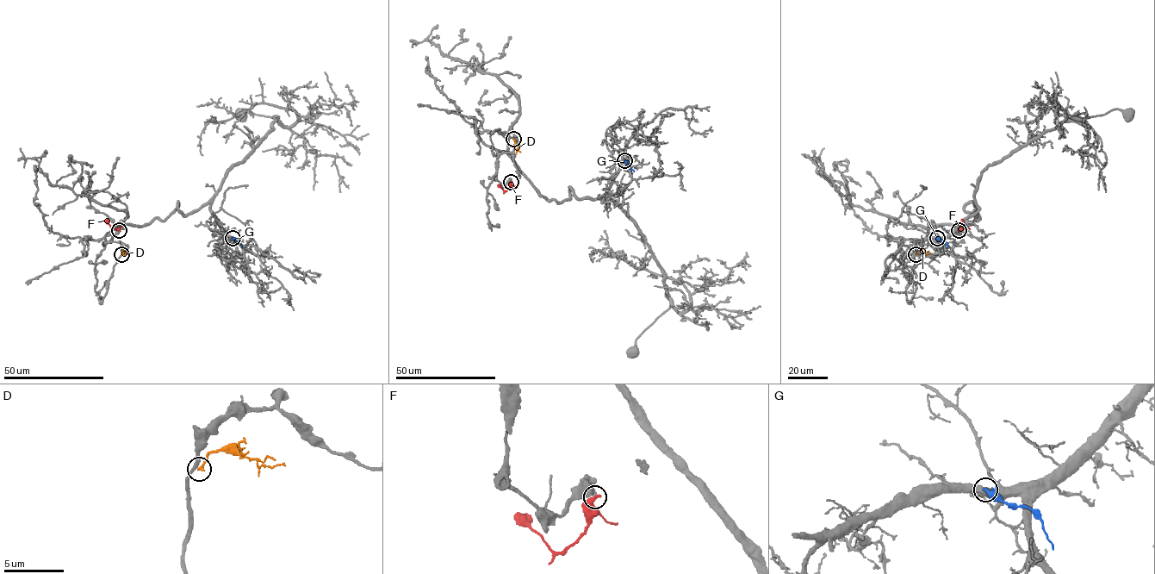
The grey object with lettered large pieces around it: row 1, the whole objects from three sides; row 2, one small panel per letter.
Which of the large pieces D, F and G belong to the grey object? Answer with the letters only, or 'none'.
none

